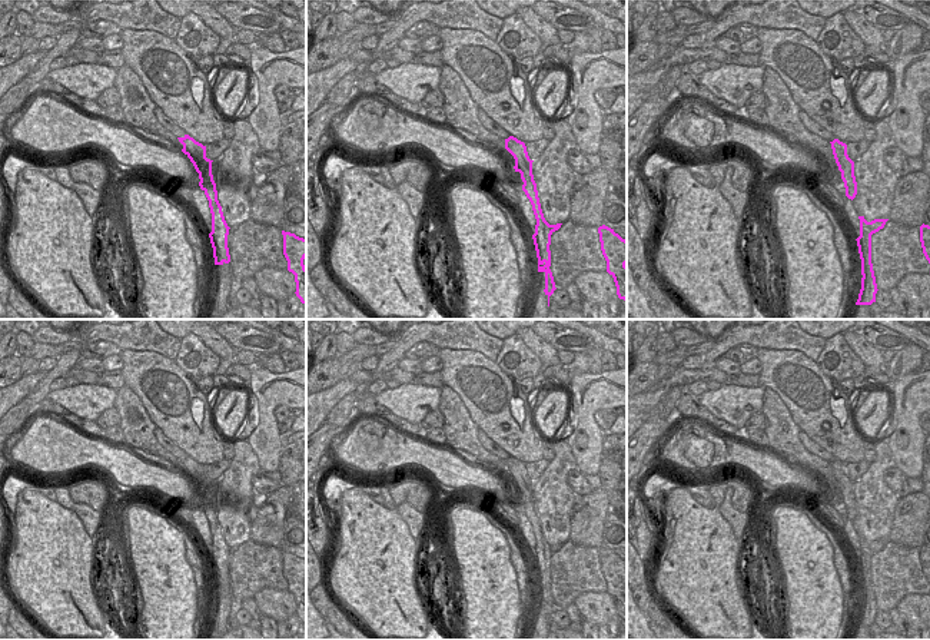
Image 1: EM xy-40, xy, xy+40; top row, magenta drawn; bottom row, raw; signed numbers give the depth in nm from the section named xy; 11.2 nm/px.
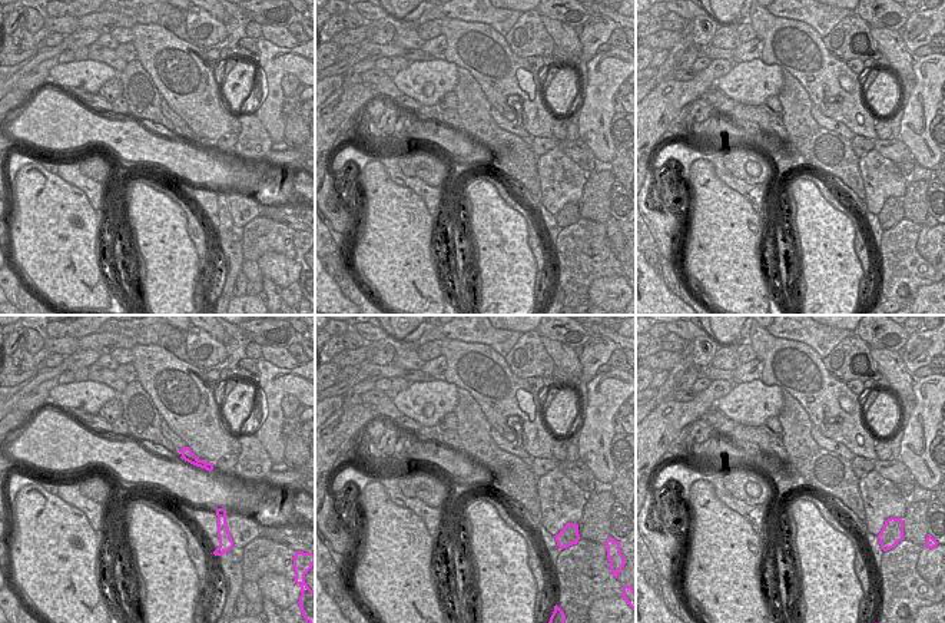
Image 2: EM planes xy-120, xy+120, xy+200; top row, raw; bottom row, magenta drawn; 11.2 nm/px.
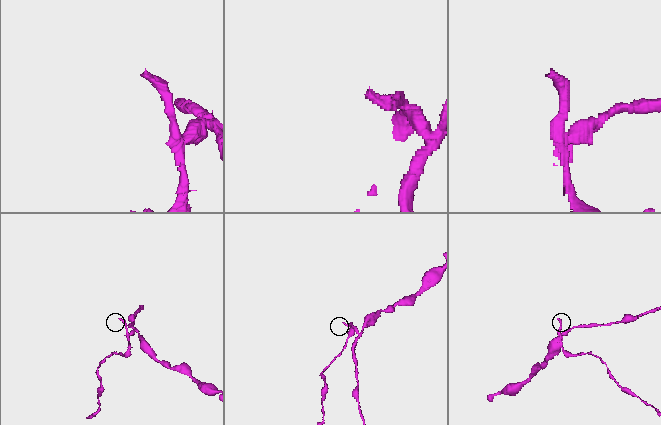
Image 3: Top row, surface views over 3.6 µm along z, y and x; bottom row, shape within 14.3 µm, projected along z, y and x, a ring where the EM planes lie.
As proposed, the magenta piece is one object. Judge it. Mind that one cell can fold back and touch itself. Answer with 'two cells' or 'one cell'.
two cells

